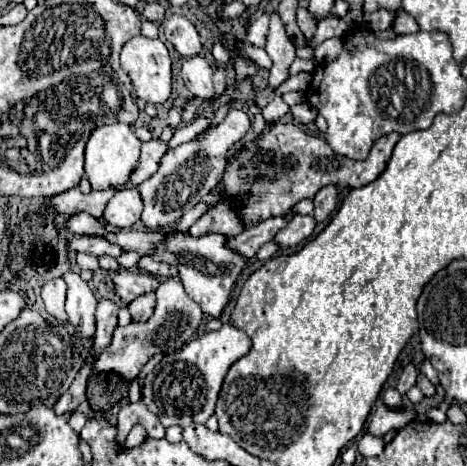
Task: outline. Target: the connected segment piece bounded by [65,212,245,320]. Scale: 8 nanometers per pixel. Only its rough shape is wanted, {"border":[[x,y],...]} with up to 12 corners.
{"border":[[85,212],[73,234],[103,236],[127,252],[177,266],[189,298],[221,318],[245,258],[227,238],[111,234]]}

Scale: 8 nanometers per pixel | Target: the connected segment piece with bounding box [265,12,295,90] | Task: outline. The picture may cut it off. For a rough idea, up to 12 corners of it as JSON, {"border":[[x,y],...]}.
{"border":[[277,12],[271,16],[265,44],[273,60],[269,86],[279,88],[289,76],[295,46]]}

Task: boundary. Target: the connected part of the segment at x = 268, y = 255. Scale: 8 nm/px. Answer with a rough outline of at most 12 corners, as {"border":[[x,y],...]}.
{"border":[[267,242],[267,246],[259,248],[255,258],[265,262],[271,260],[279,246],[275,242]]}

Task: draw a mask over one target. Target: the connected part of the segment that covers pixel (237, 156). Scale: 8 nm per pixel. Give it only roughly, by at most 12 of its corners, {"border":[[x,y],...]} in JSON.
{"border":[[289,122],[243,138],[219,196],[245,226],[287,216],[329,184],[361,188],[399,134],[365,160]]}

